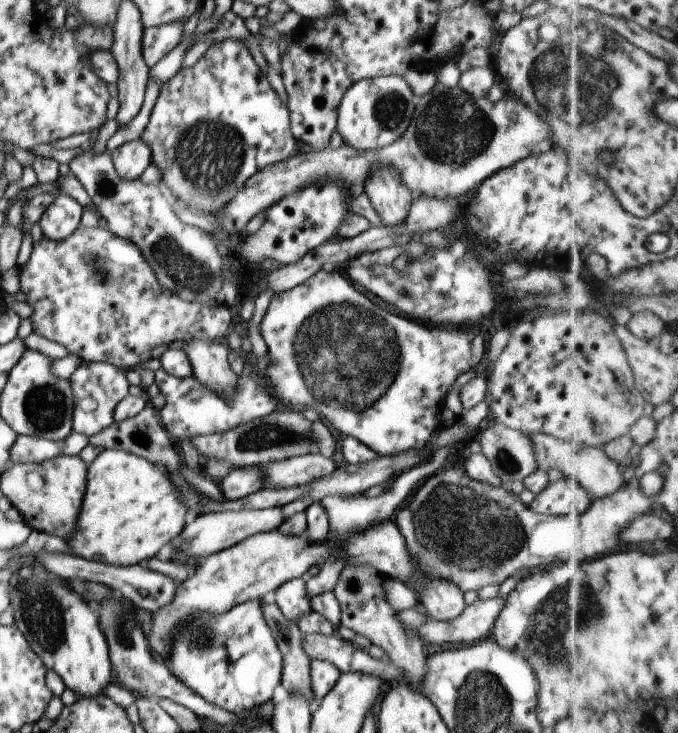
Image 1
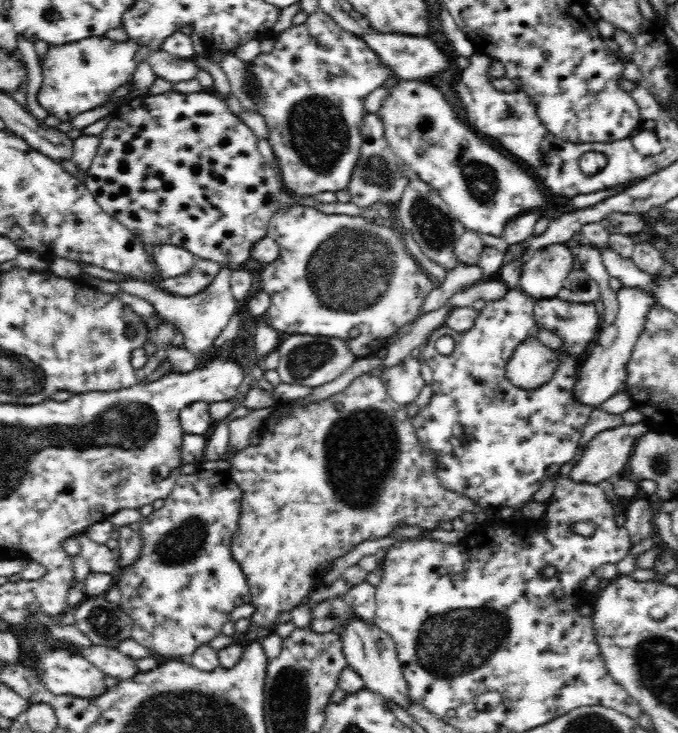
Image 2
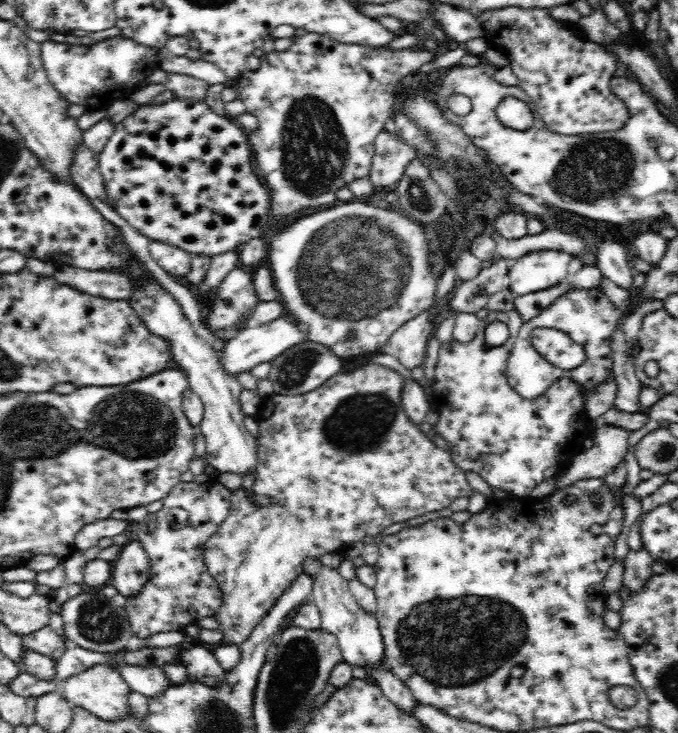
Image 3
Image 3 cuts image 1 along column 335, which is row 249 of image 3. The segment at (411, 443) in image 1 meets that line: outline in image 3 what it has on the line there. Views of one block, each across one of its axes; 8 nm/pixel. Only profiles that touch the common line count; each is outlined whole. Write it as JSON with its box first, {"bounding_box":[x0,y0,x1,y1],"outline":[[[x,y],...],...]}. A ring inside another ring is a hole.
{"bounding_box":[268,201,438,358],"outline":[[[349,201],[322,212],[294,218],[280,226],[280,230],[270,238],[268,258],[268,268],[285,308],[285,316],[295,323],[306,324],[307,338],[328,346],[339,357],[352,358],[375,352],[407,320],[423,310],[438,306],[434,295],[438,277],[432,274],[428,263],[424,227],[408,219],[396,204],[380,208],[366,202]],[[351,331],[353,338],[348,337]]]}

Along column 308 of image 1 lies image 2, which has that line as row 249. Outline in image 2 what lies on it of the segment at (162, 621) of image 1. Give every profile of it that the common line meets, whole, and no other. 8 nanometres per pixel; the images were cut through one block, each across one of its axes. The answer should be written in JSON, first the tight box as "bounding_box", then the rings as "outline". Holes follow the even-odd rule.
{"bounding_box":[519,244,576,299],"outline":[[[551,244],[528,255],[519,280],[522,291],[536,299],[551,299],[559,294],[573,269],[576,254],[566,245]]]}

